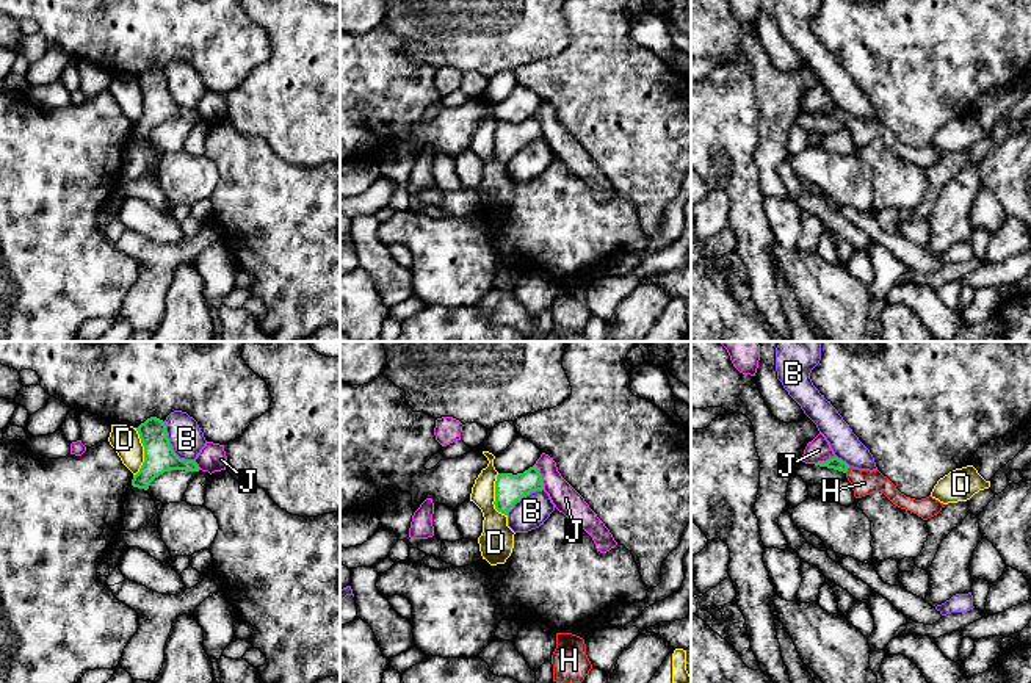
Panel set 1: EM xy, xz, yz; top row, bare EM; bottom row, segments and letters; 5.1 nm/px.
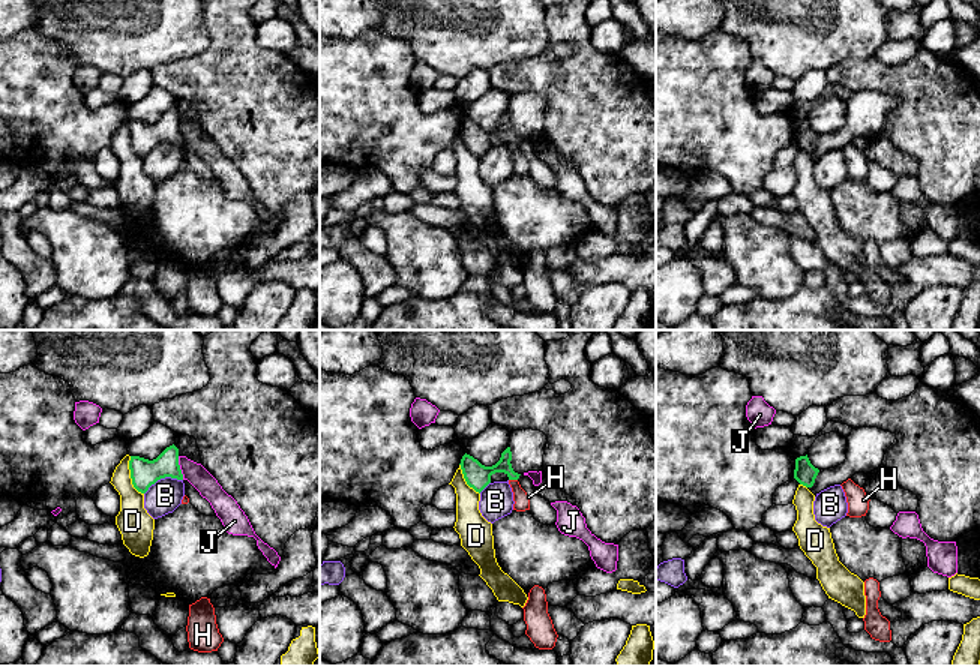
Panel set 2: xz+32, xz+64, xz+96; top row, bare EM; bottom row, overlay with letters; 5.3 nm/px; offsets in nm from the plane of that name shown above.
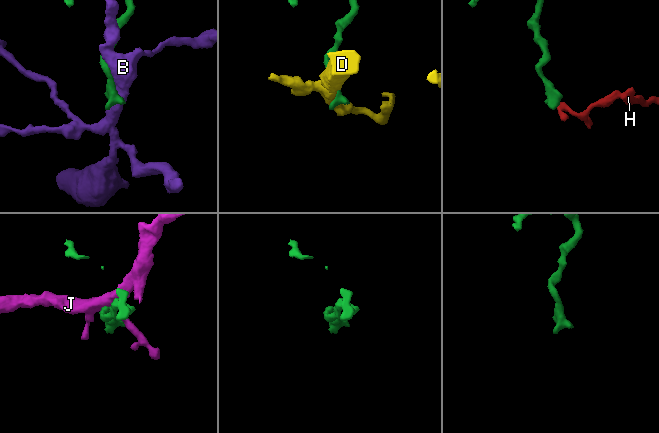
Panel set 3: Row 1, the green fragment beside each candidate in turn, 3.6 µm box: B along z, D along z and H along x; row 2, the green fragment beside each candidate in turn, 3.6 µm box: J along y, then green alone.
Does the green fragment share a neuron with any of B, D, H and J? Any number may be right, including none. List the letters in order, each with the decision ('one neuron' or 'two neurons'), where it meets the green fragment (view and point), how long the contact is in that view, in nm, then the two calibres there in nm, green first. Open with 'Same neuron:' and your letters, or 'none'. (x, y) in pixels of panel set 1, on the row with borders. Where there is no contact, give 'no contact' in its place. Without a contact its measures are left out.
Same neuron: H
B: two neurons; meets green in xy at (171, 447); contact 260 nm long; 160 nm thick on the green side, 170 nm on the other
D: two neurons; meets green in xy at (144, 451); contact 240 nm long; 160 nm thick on the green side, 150 nm on the other
H: one neuron; meets green in yz at (846, 470); contact 40 nm long; 60 nm thick on the green side, 130 nm on the other
J: two neurons; meets green in xz at (541, 477); contact 140 nm long; 150 nm thick on the green side, 140 nm on the other

